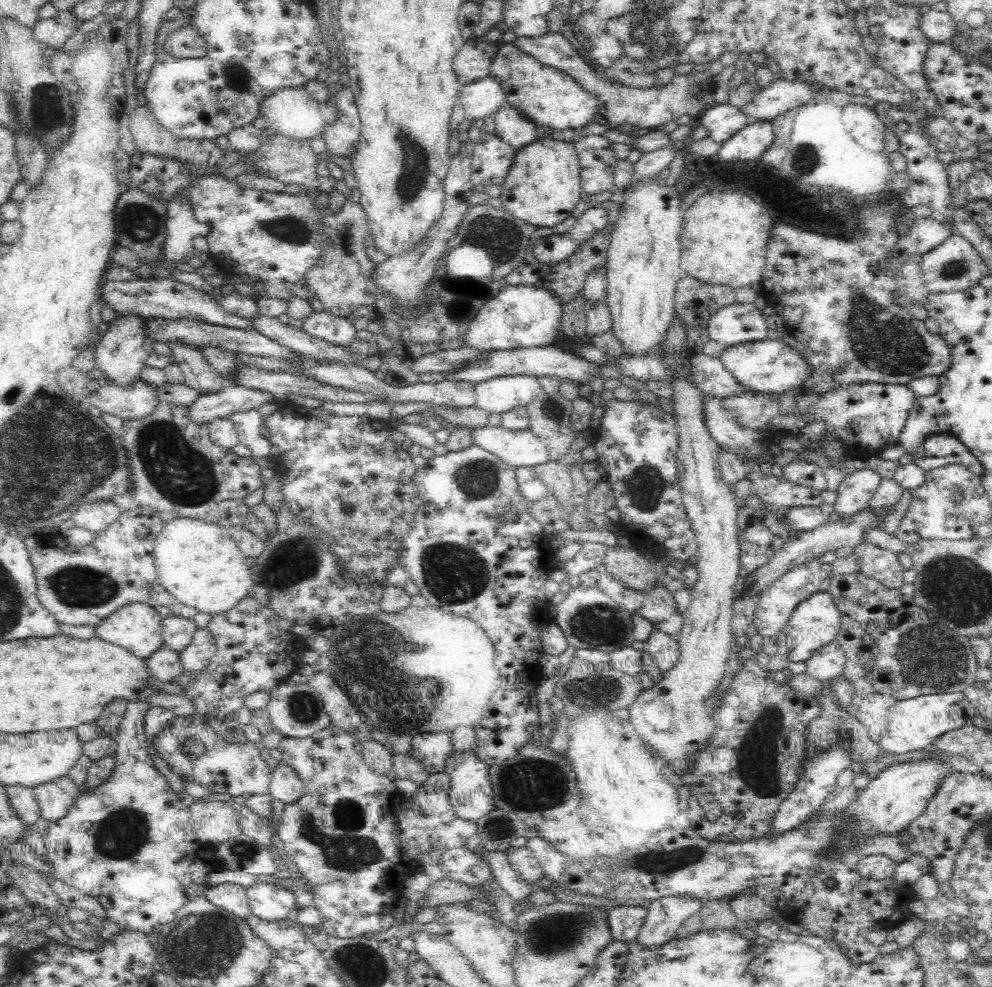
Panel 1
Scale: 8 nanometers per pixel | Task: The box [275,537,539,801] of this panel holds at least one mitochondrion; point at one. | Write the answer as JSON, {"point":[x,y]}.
{"point":[392,692]}

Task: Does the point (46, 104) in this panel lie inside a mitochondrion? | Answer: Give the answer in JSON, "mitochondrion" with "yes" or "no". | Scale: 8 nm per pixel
{"mitochondrion":"yes"}

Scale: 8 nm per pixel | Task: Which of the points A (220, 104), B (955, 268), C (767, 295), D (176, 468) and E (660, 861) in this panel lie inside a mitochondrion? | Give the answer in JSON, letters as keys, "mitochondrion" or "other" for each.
{"A":"mitochondrion","B":"mitochondrion","C":"other","D":"mitochondrion","E":"mitochondrion"}

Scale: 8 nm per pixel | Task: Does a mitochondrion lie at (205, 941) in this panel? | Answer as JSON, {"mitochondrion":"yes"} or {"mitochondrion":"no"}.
{"mitochondrion":"yes"}

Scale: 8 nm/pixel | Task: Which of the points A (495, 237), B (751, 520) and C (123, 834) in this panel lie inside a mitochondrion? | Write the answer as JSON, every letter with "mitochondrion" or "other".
{"A":"mitochondrion","B":"other","C":"mitochondrion"}

